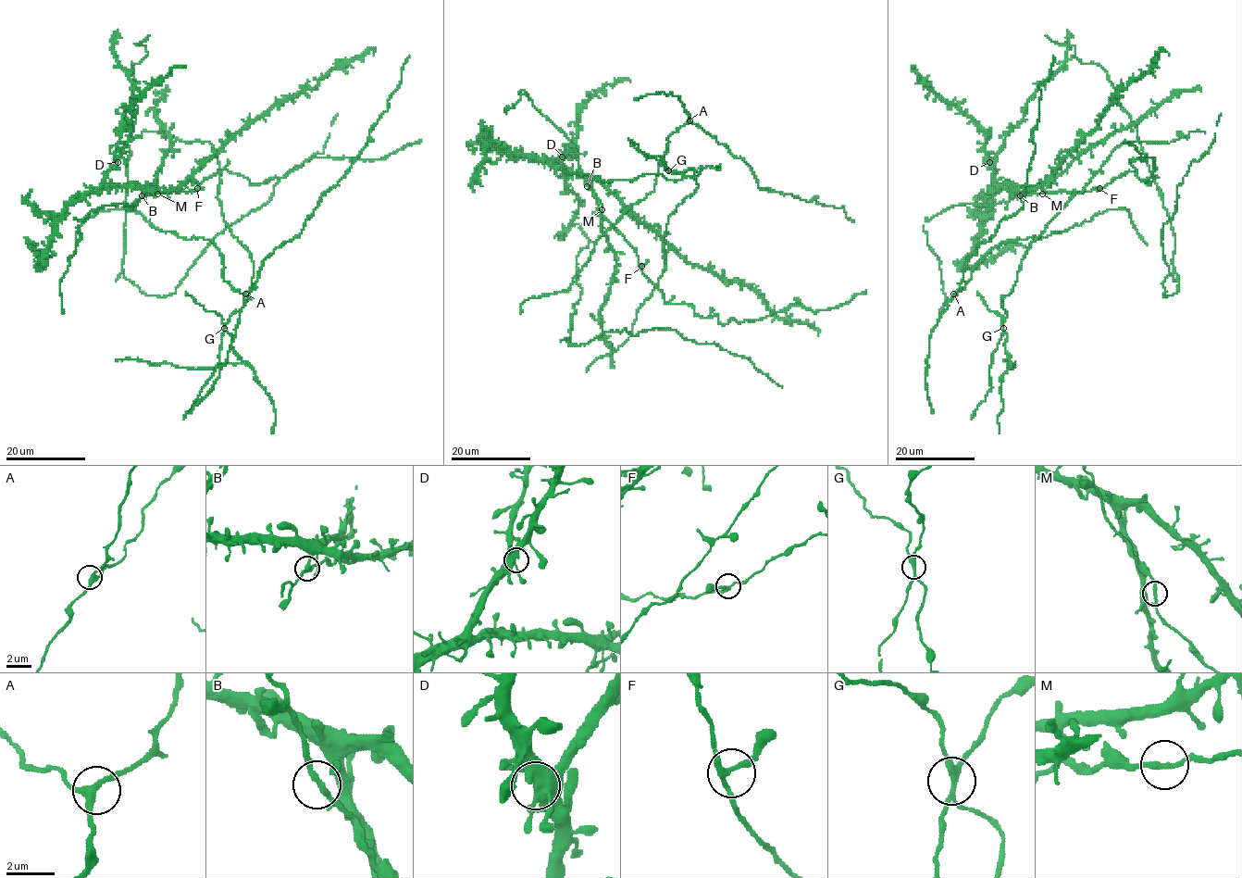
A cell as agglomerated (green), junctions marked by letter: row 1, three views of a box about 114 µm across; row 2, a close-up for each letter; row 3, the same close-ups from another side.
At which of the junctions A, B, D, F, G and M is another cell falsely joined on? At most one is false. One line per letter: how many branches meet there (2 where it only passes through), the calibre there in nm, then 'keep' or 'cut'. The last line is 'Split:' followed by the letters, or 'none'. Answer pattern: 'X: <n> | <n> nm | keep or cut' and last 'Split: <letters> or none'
A: 3 | 280 nm | keep
B: 3 | 200 nm | keep
D: 4 | 460 nm | keep
F: 3 | 240 nm | keep
G: 4 | 240 nm | cut
M: 2 | 220 nm | keep
Split: G

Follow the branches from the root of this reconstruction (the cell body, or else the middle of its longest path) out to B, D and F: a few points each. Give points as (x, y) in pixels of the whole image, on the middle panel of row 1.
B: (565, 175), (560, 162), (548, 160), (556, 167), (581, 173), (589, 183), (587, 186)
D: (565, 175), (561, 169), (562, 156)
F: (565, 175), (560, 162), (548, 160), (578, 172), (588, 181), (602, 206), (602, 215), (635, 250), (641, 266)

